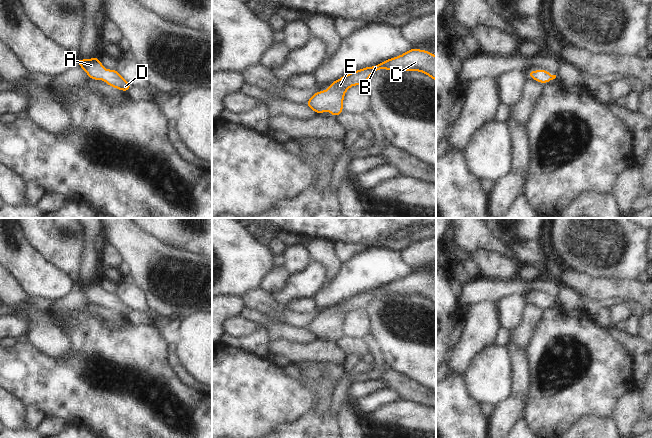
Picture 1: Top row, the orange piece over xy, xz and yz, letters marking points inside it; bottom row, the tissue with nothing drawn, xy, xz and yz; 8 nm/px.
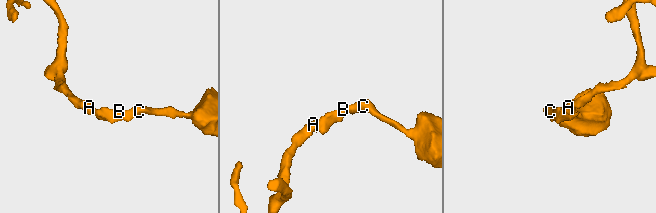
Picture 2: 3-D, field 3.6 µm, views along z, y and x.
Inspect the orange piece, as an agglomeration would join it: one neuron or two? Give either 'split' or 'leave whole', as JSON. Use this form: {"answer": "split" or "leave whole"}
{"answer": "leave whole"}

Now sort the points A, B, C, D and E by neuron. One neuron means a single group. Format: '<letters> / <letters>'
A B C D E

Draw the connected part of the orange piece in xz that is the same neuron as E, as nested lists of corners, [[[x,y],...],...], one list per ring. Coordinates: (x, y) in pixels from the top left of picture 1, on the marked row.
[[[412,48],[399,57],[394,57],[373,67],[366,67],[359,71],[349,73],[341,79],[333,82],[328,91],[316,92],[306,104],[317,114],[324,113],[328,108],[334,117],[343,113],[342,101],[345,91],[353,85],[366,85],[371,74],[378,69],[390,69],[401,71],[421,71],[436,81],[436,56],[425,51]]]

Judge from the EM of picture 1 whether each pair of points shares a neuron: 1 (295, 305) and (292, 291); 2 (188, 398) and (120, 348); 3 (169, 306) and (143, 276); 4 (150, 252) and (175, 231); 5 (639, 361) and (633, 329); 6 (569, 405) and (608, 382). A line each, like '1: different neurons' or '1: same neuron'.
1: different neurons
2: same neuron
3: same neuron
4: different neurons
5: different neurons
6: same neuron

